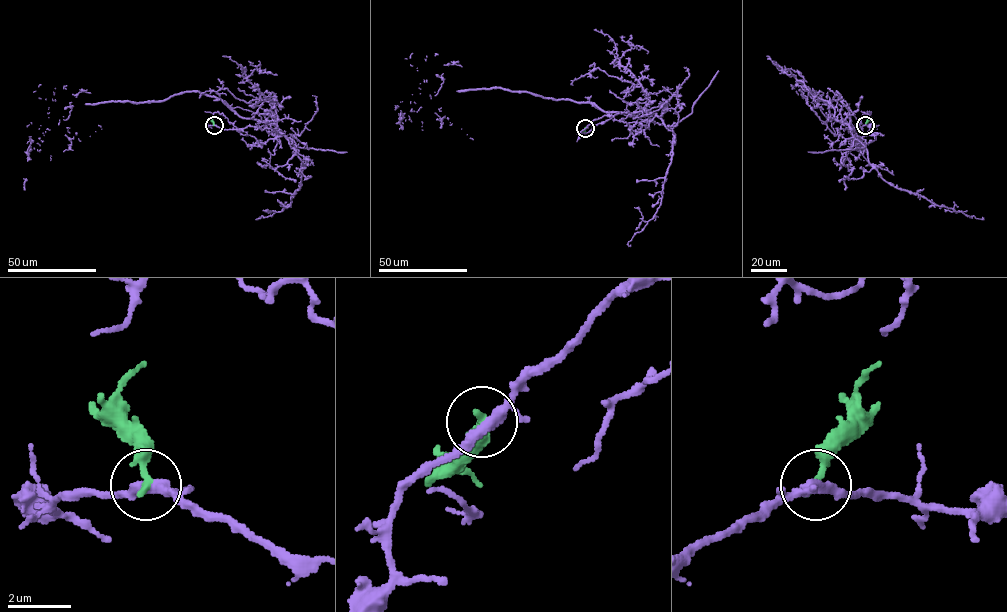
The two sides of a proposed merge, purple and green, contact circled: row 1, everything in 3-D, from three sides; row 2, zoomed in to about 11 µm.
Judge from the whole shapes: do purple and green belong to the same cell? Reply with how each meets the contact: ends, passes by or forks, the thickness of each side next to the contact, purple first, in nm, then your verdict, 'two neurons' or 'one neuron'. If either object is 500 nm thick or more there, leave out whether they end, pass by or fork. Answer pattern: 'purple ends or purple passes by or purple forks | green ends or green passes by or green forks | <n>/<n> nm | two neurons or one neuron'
purple passes by | green ends | 360/280 nm | two neurons

